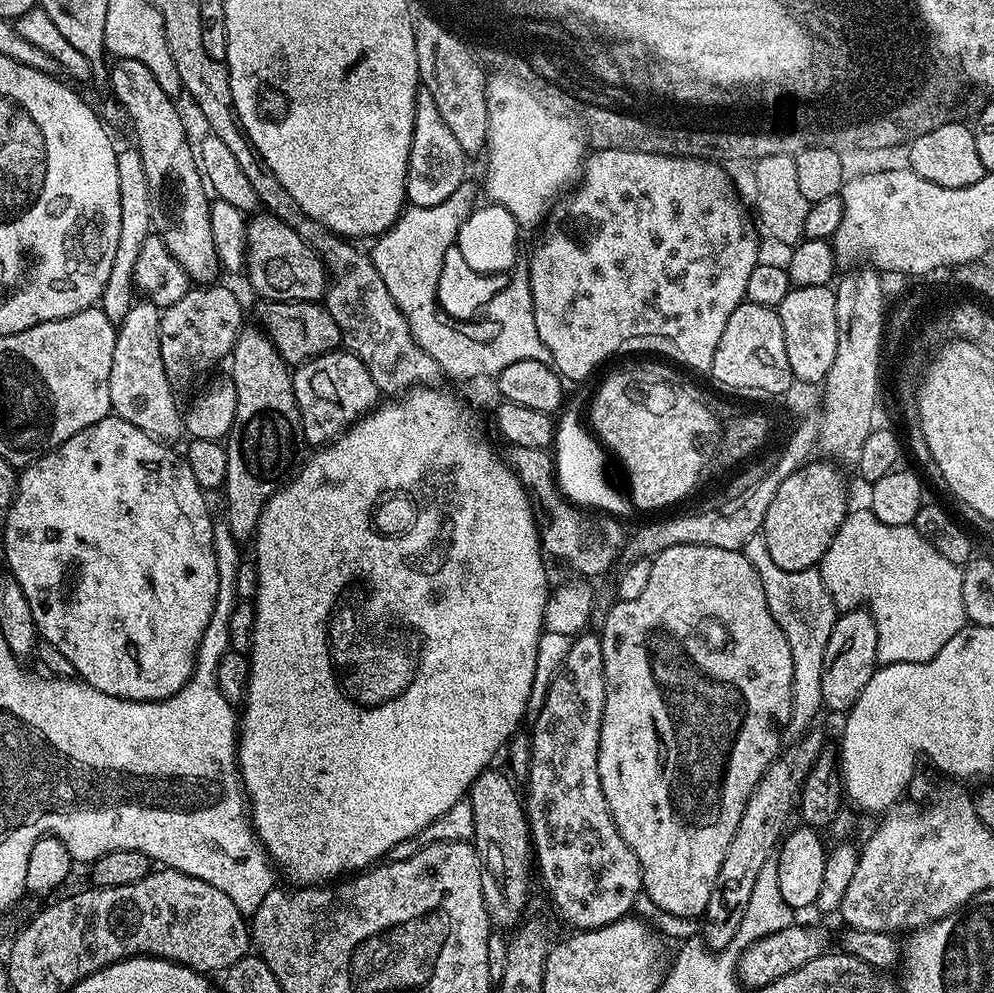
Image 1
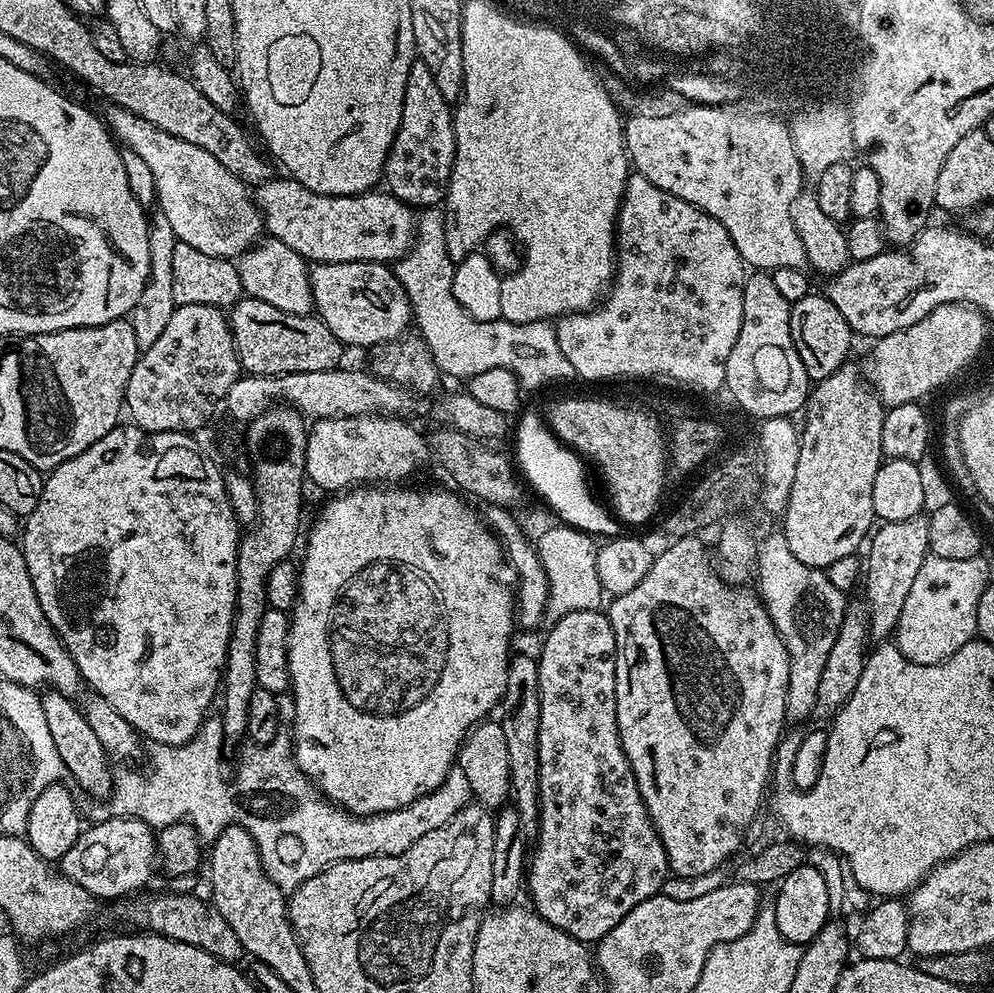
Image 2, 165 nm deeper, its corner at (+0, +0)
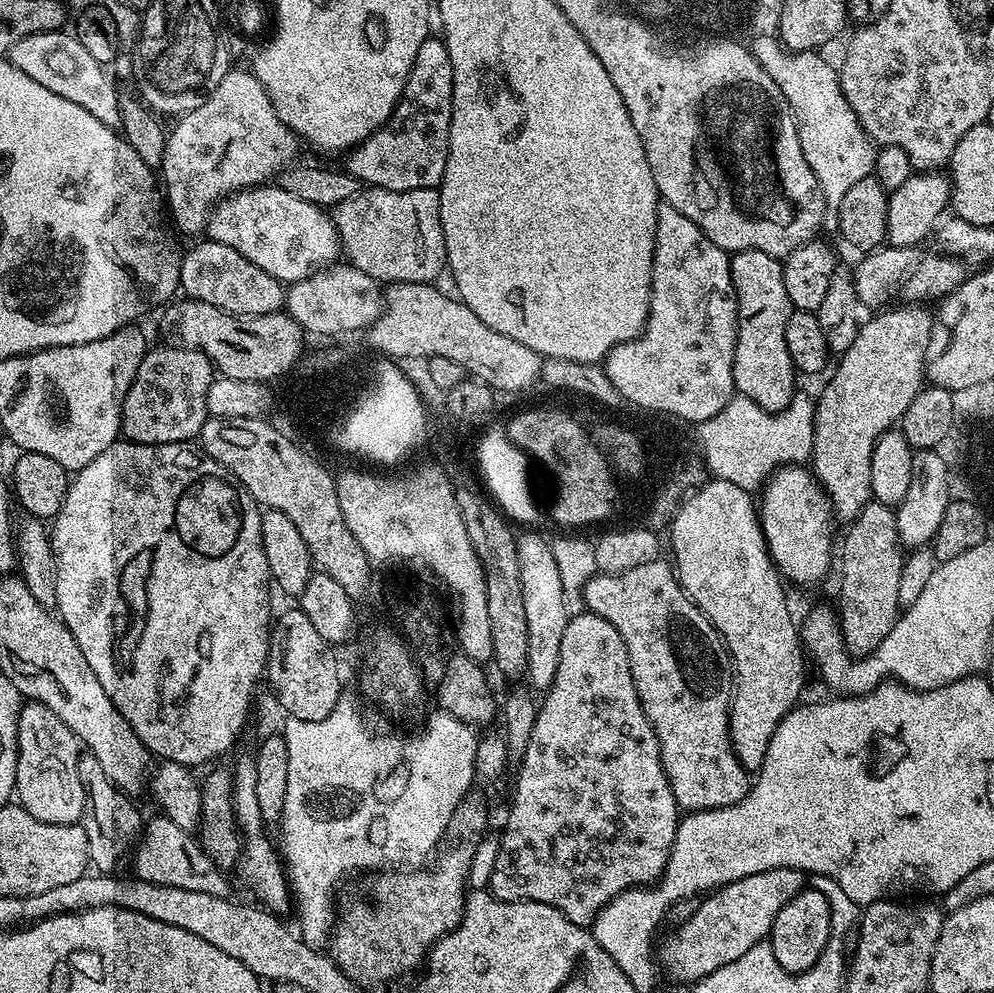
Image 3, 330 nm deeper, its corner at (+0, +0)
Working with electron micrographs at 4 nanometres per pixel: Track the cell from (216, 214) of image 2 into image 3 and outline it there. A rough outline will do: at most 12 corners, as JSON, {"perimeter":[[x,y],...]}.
{"perimeter":[[278,186],[243,188],[206,236],[281,282],[341,255],[331,215]]}

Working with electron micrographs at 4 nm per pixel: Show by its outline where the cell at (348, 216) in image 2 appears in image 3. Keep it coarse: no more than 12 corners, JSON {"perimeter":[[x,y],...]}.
{"perimeter":[[435,188],[337,204],[343,259],[381,285],[431,284],[448,255]]}

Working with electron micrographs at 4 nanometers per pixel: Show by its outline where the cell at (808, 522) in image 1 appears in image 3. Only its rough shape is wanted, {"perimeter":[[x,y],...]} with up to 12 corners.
{"perimeter":[[869,315],[815,401],[810,471],[850,522],[926,384],[932,316]]}

